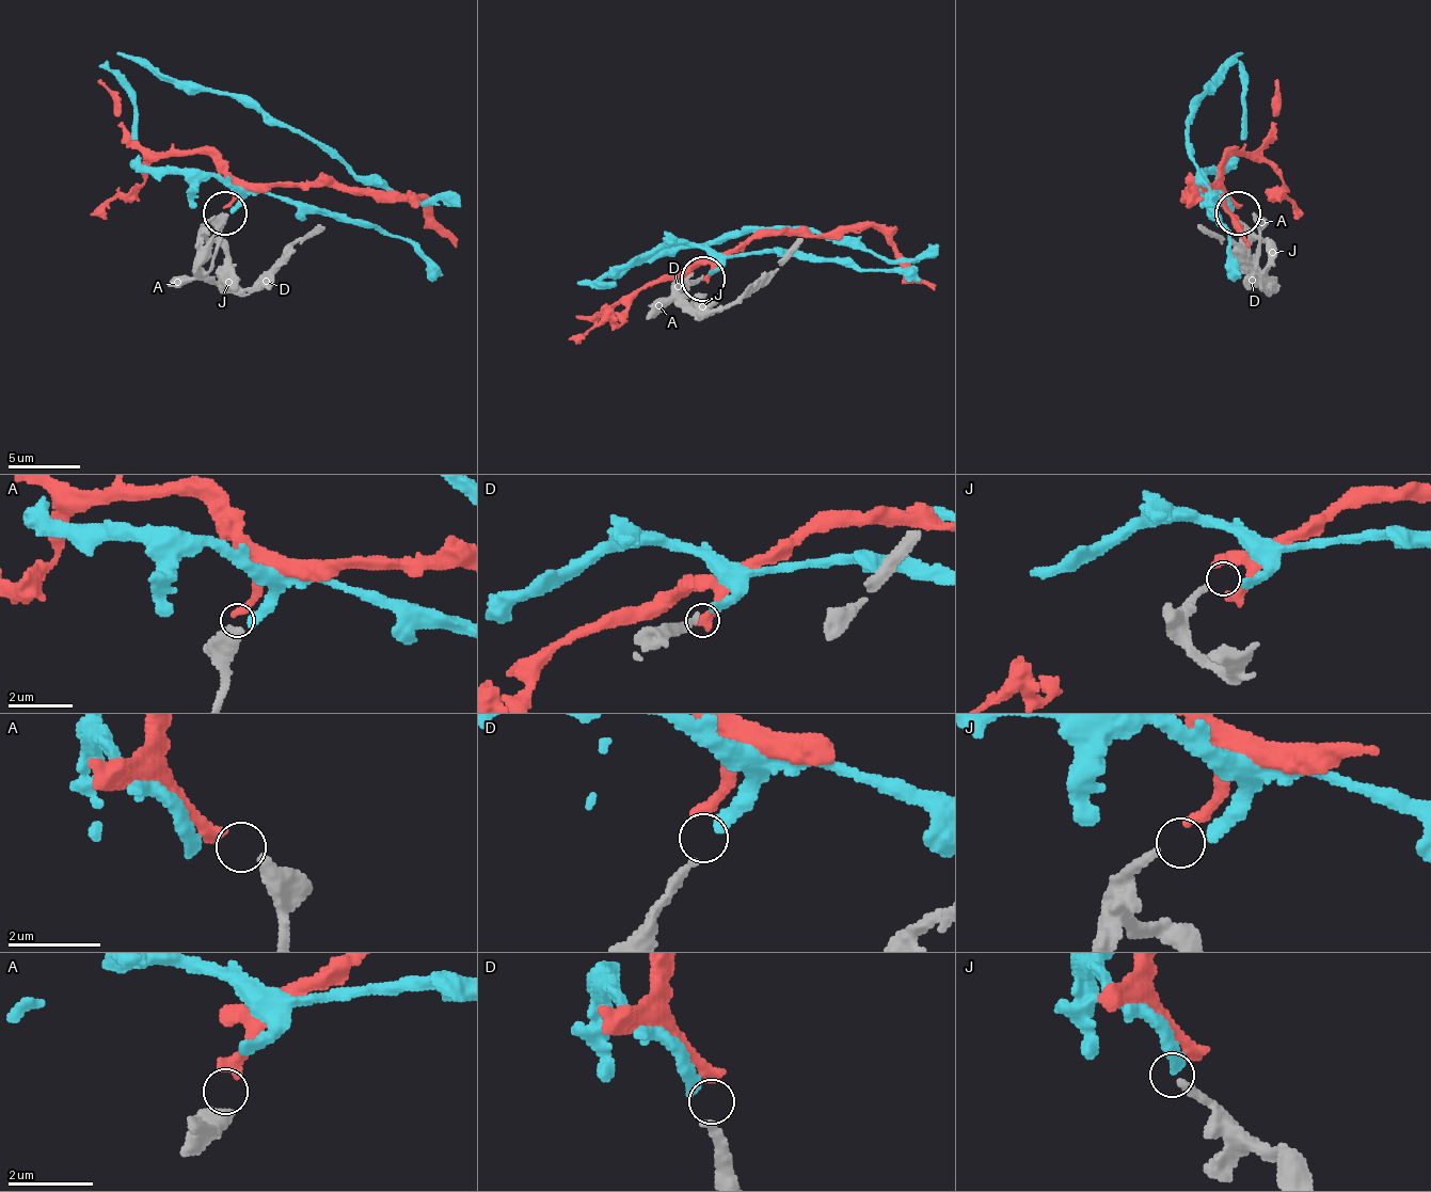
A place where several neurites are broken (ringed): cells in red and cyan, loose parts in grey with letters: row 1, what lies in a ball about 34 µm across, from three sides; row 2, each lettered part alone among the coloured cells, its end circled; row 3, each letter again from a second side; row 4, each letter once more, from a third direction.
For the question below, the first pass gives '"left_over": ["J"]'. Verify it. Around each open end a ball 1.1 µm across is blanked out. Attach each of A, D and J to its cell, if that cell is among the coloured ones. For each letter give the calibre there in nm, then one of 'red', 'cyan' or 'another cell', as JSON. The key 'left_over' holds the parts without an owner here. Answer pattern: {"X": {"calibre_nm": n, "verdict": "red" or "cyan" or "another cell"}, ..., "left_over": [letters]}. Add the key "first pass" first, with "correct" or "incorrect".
{"first pass": "correct", "A": {"calibre_nm": 500, "verdict": "red"}, "D": {"calibre_nm": 190, "verdict": "cyan"}, "J": {"calibre_nm": 190, "verdict": "another cell"}, "left_over": ["J"]}

